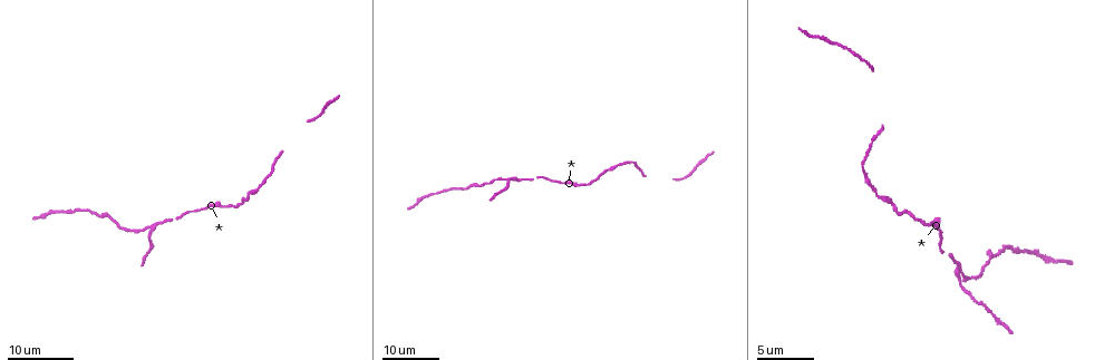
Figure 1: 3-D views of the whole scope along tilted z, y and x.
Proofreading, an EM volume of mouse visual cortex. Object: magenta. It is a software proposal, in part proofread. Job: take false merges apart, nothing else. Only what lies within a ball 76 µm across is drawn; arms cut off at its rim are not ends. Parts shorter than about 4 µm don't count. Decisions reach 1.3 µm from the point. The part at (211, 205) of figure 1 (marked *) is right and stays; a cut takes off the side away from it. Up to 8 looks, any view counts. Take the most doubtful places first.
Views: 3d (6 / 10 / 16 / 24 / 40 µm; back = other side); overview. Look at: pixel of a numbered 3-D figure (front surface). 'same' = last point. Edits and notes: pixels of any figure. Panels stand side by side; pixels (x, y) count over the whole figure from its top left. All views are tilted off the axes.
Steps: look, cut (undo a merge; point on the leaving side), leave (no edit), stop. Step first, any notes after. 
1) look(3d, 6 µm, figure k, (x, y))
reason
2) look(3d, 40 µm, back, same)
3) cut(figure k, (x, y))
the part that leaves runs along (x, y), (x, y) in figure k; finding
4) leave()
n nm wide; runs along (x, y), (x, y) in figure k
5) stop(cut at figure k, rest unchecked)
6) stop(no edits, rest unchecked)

look(3d, 16 µm, figure 1, (151, 231))
thin arm on a thick one

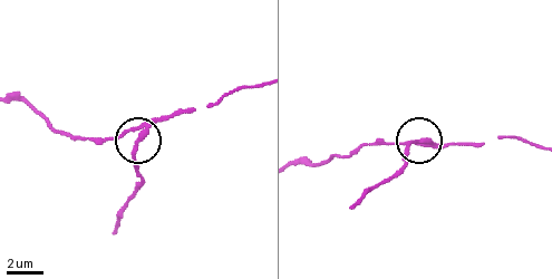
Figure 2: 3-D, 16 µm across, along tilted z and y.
look(3d, 6 µm, figure 2, (421, 142))

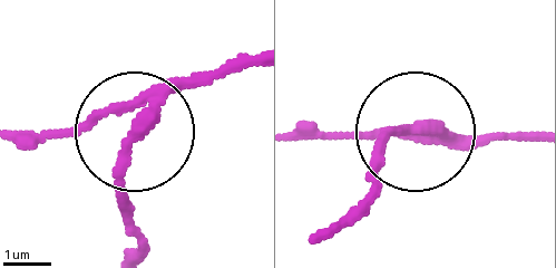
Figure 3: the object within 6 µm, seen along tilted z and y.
cut(figure 3, (118, 164))
side arm 8 µm; the part that leaves runs along (156, 111), (130, 168), (138, 245) in figure 3; a second neuron is stuck on

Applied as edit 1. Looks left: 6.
look(overview)

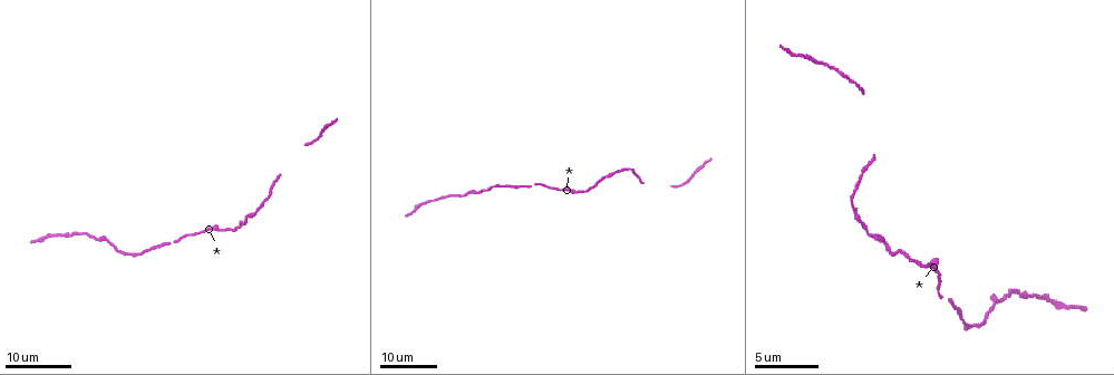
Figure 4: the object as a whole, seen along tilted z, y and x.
look(3d, 24 µm, figure 4, (1030, 296))
sudden change in width

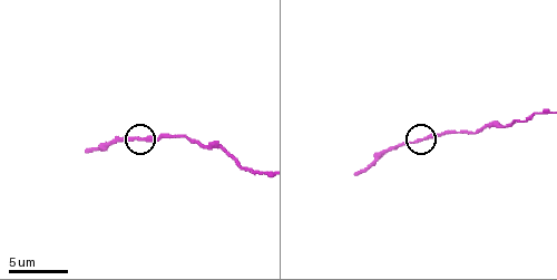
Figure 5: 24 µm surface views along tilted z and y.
look(3d, 10 µm, figure 5, (143, 139))
zoom in

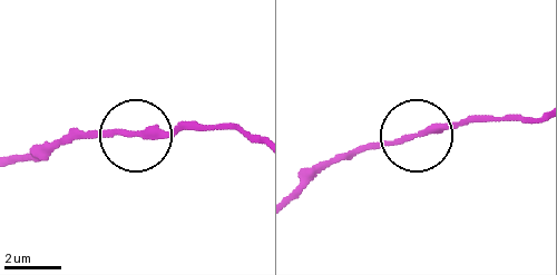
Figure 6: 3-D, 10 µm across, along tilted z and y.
leave()
runs along (253, 139), (232, 129), (64, 137) in figure 6; one neuron here

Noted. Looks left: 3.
look(3d, 16 µm, figure 5, (198, 144))
thick turns thin

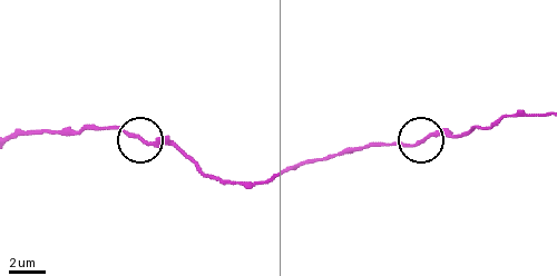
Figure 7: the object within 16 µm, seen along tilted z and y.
leave()
runs along (262, 180), (232, 183), (204, 174), (167, 145), (87, 127) in figure 7; one neuron here

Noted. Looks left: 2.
look(3d, 16 µm, figure 4, (672, 186))
calibre changes

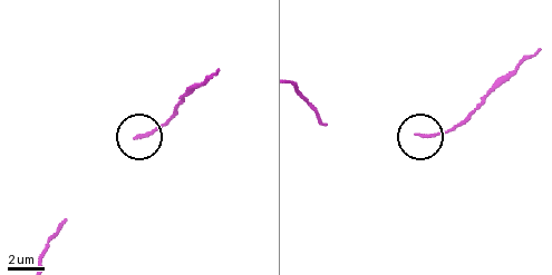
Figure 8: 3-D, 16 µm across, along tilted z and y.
look(3d, 6 µm, figure 8, (416, 133))

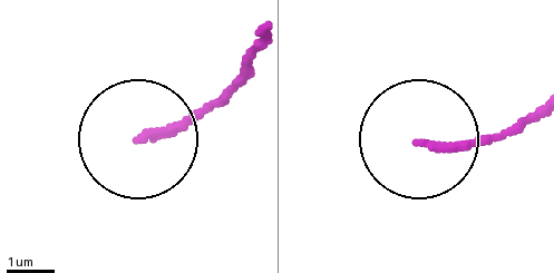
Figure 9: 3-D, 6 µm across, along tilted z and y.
leave()
160 nm wide; all the same neuron

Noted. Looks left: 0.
stop(cut at figure 3, rest unchecked)

